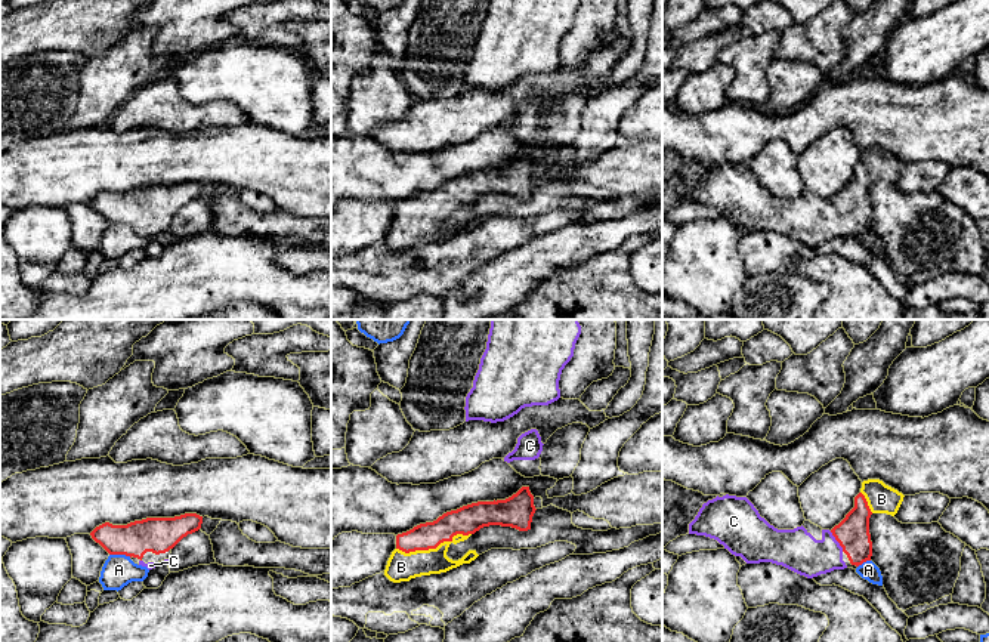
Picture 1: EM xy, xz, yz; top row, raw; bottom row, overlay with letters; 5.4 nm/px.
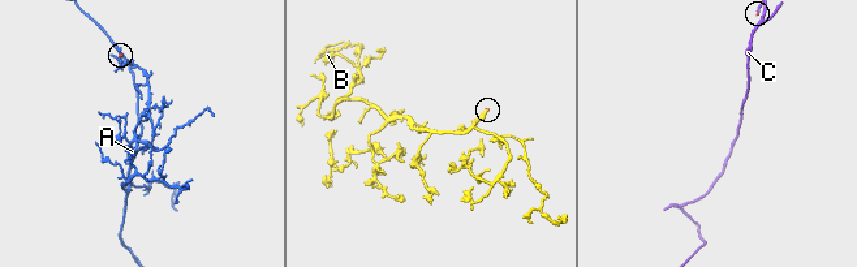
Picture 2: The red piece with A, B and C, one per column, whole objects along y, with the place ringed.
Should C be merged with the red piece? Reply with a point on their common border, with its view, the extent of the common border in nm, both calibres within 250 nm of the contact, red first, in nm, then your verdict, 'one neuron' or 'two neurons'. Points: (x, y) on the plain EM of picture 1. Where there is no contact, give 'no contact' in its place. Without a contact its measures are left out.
contact yz (837, 209); length 130 nm; calibres 180 and 220 nm; one neuron

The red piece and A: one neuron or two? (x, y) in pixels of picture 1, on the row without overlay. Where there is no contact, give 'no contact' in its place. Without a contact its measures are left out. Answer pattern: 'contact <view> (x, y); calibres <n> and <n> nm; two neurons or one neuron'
contact xy (120, 222); calibres 190 and 180 nm; two neurons

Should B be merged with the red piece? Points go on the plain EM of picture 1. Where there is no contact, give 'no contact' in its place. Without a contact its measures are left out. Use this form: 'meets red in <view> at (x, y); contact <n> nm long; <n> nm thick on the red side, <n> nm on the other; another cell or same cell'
meets red in xz at (433, 216); contact 420 nm long; 160 nm thick on the red side, 160 nm on the other; same cell

